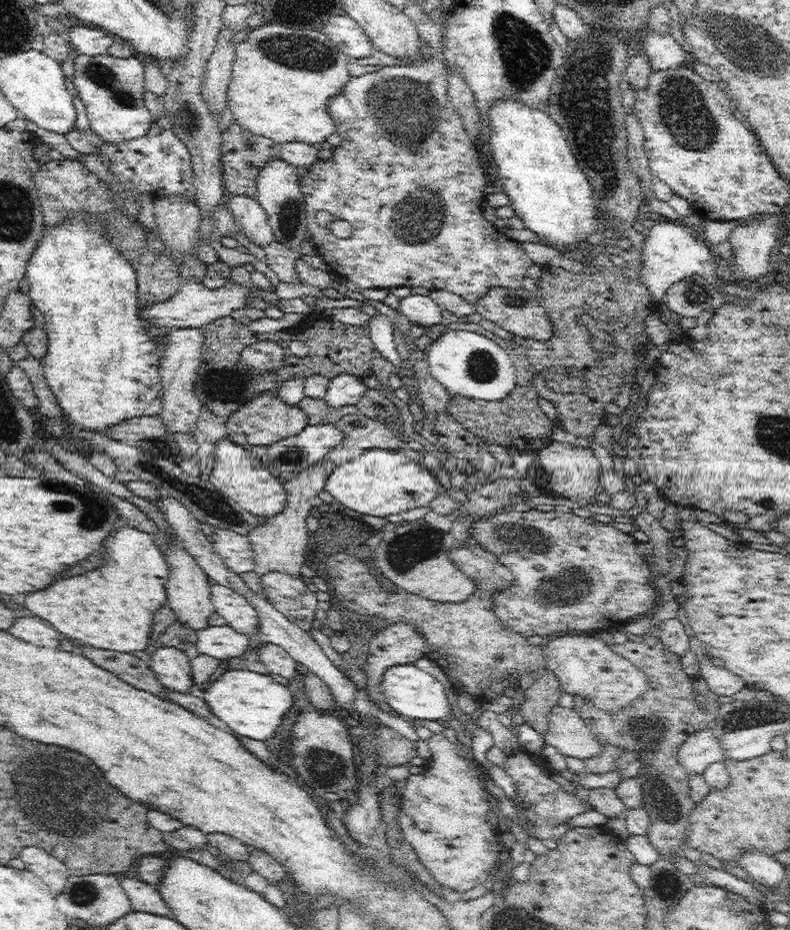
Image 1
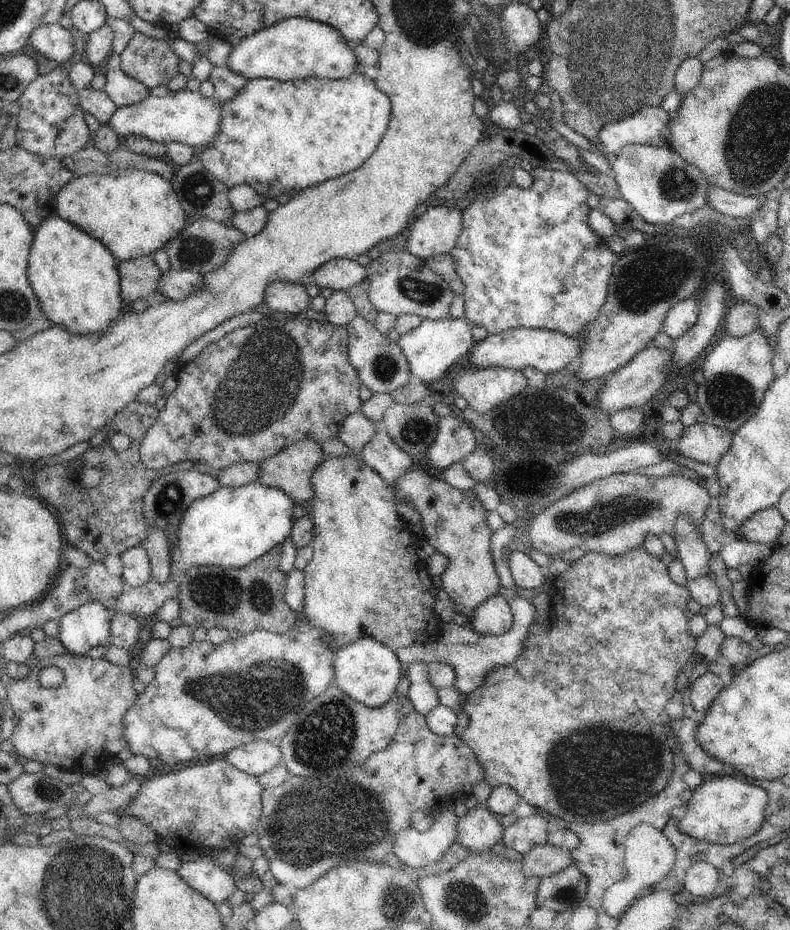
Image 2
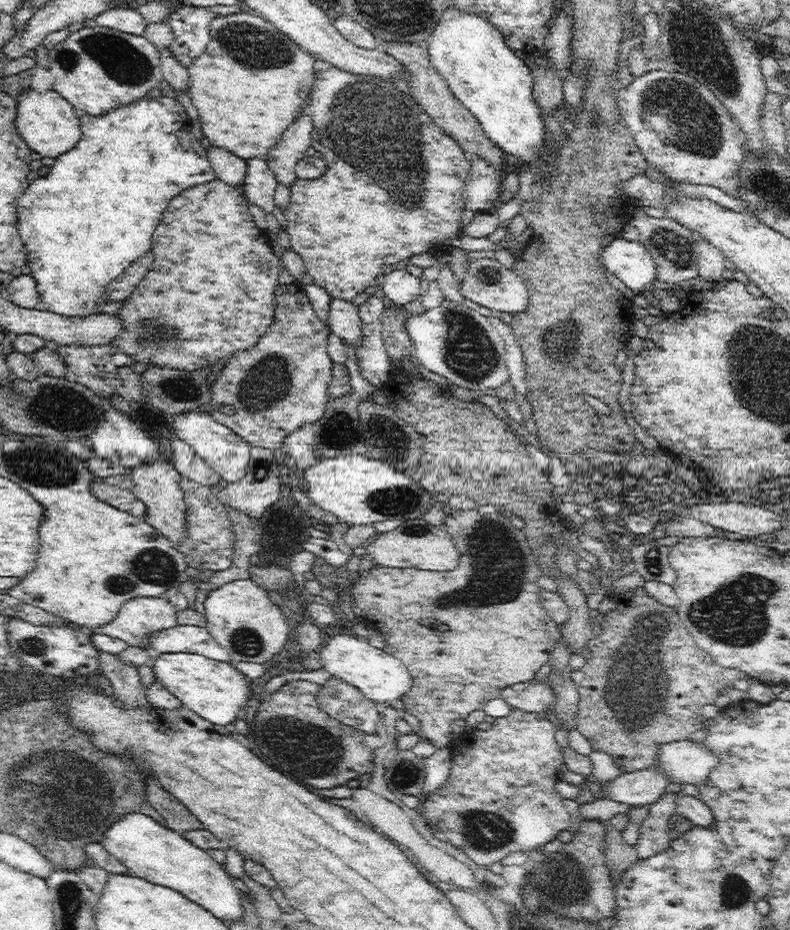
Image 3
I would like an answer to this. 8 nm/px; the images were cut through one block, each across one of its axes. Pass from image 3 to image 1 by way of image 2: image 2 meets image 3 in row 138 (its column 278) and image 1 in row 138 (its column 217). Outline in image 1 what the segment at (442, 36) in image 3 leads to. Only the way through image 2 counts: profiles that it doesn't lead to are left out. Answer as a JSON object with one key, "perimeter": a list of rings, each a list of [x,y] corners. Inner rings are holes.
{"perimeter":[[[507,98],[496,100],[488,108],[488,117],[490,117],[488,147],[497,164],[503,182],[503,192],[510,199],[515,216],[522,218],[525,228],[540,238],[538,242],[543,242],[546,246],[559,246],[570,256],[582,256],[588,251],[585,243],[590,234],[603,229],[601,225],[603,220],[594,200],[592,183],[574,158],[560,126],[544,109],[528,108],[521,102],[514,102]]]}

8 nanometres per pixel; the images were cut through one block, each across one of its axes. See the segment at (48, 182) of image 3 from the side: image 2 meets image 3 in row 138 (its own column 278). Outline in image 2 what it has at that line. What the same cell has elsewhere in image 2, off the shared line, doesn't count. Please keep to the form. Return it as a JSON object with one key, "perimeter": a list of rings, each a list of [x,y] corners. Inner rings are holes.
{"perimeter":[[[360,73],[341,79],[306,77],[277,81],[258,77],[249,80],[232,100],[221,103],[221,113],[217,137],[198,150],[194,158],[198,158],[227,189],[248,185],[263,198],[263,202],[267,202],[286,192],[304,192],[306,186],[318,186],[362,166],[374,154],[388,128],[390,100],[376,88],[374,80]]]}

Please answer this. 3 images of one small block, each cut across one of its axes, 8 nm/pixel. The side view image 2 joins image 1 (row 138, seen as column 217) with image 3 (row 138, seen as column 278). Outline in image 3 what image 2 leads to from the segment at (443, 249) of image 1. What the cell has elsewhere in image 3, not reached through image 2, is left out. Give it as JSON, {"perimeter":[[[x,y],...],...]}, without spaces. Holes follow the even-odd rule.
{"perimeter":[[[333,67],[315,74],[308,110],[313,118],[314,129],[320,135],[319,142],[322,150],[319,154],[325,160],[327,168],[320,178],[312,180],[297,178],[291,184],[291,200],[283,213],[286,218],[286,232],[289,234],[290,248],[304,259],[307,273],[312,276],[314,283],[324,287],[331,297],[351,302],[359,292],[374,283],[376,276],[380,275],[388,264],[400,263],[400,260],[406,261],[412,256],[424,254],[424,252],[435,254],[438,257],[442,252],[454,248],[449,244],[449,238],[462,232],[460,216],[466,210],[462,193],[470,172],[469,155],[460,148],[452,136],[448,136],[441,128],[438,128],[438,125],[416,103],[416,100],[410,100],[410,96],[398,90],[391,80],[367,74],[352,74]]]}

